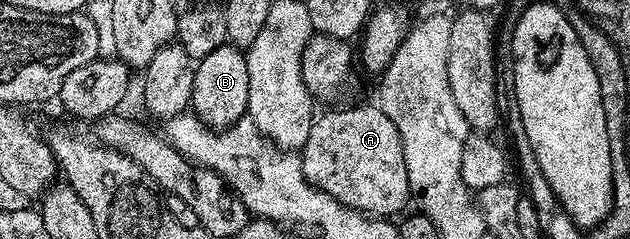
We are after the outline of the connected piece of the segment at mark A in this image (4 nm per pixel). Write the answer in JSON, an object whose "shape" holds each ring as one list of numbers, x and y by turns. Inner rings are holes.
{"shape":[[378,104,355,105,352,109,335,109,332,113,320,112,311,123,309,139,305,139,301,150,301,160,305,179,309,184,333,195,333,199,337,199,342,205,357,209,364,215,387,219,395,215,391,213,402,214,407,201,409,205,411,188,409,187,409,175,405,171,401,135,393,119,389,119,389,115,385,115]]}

